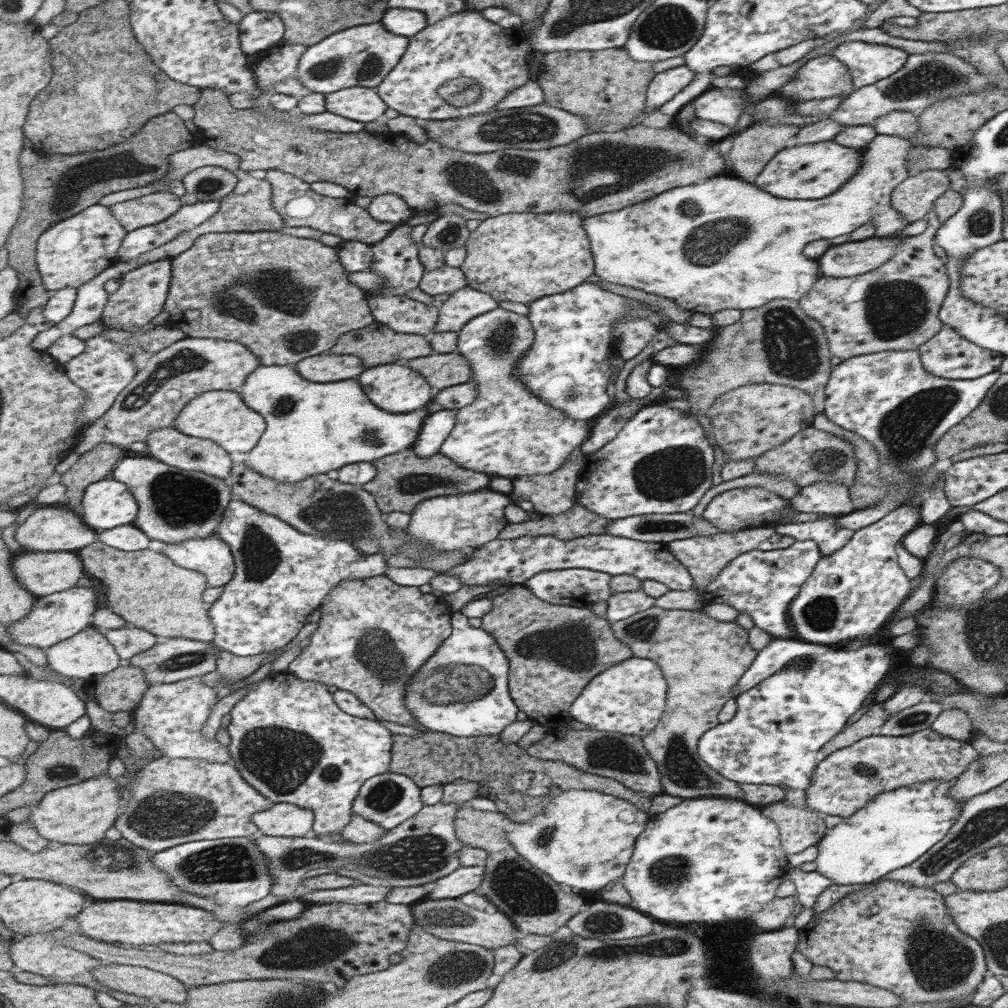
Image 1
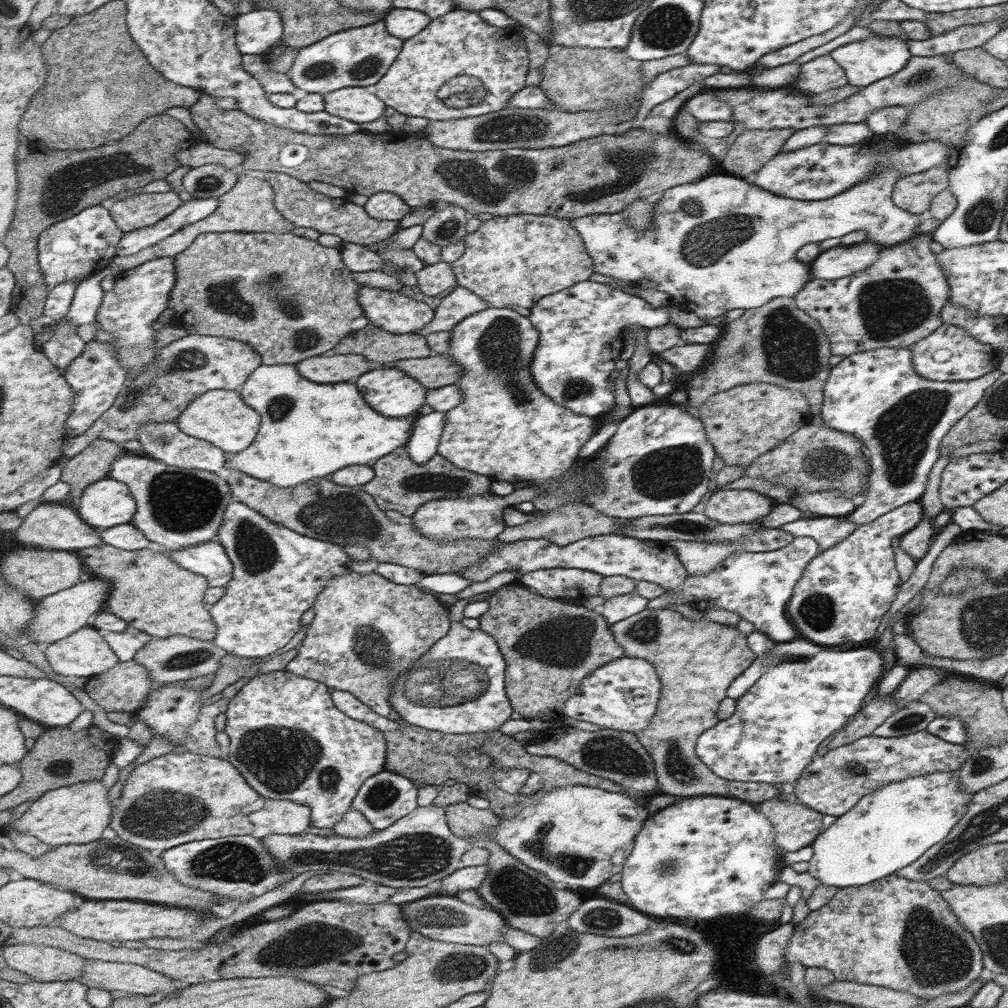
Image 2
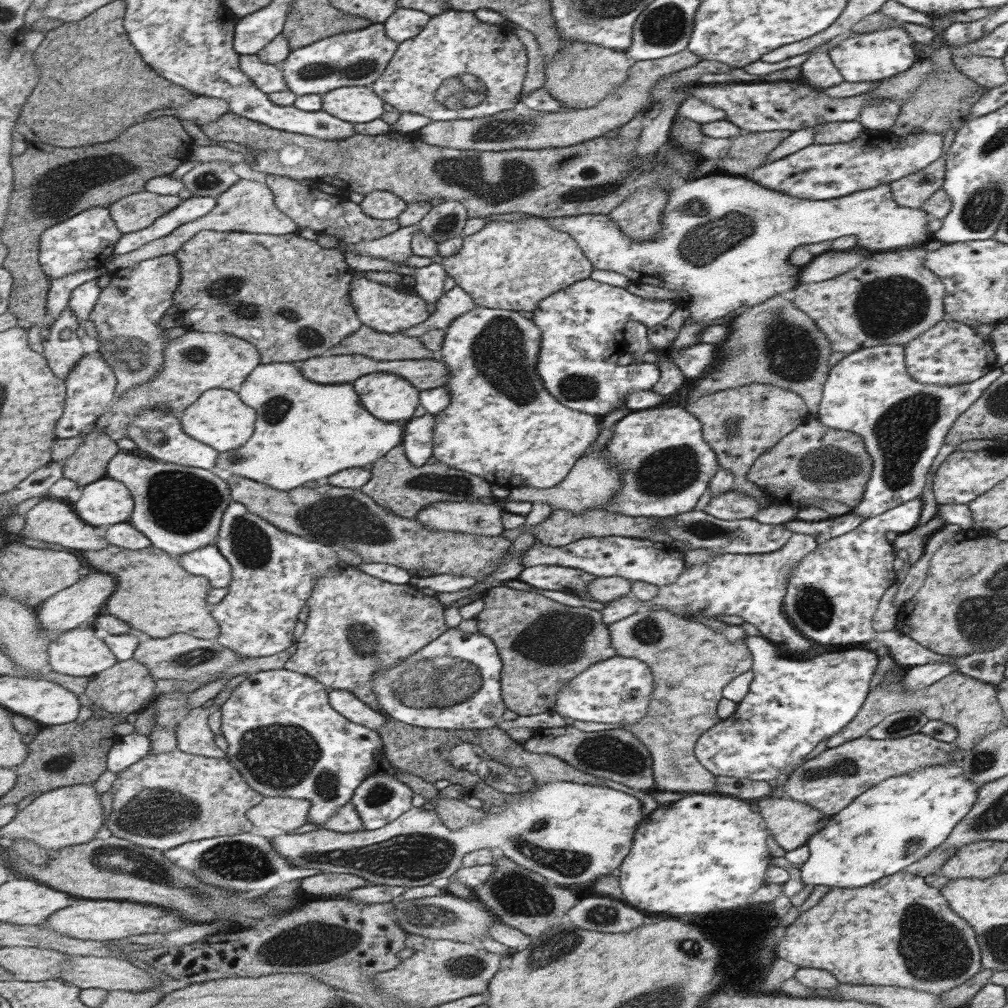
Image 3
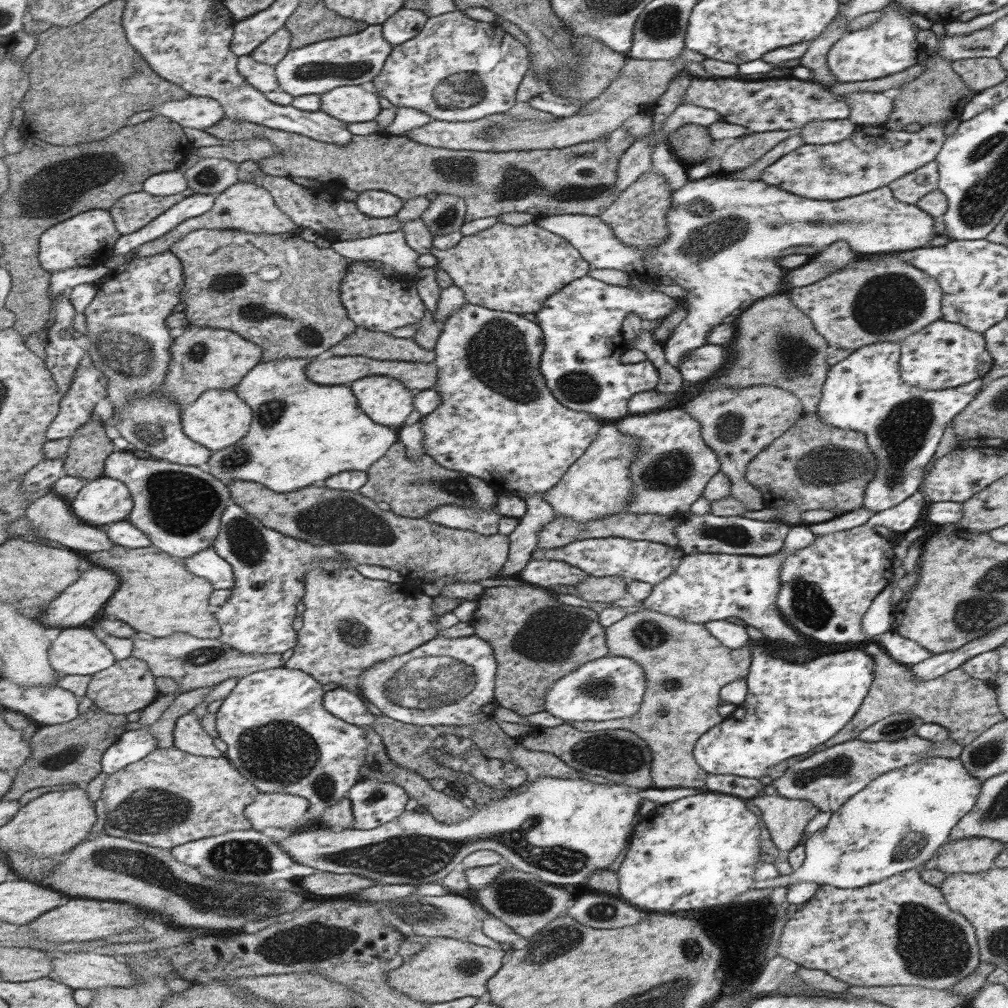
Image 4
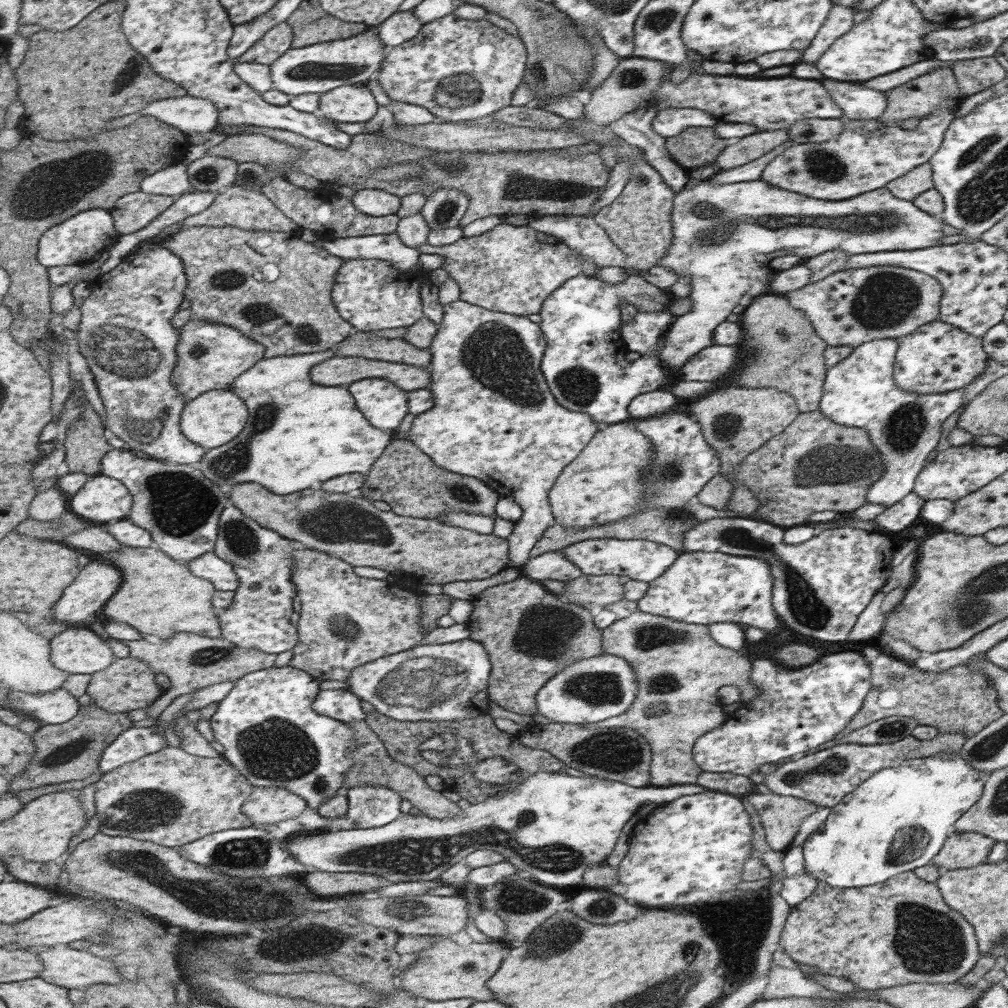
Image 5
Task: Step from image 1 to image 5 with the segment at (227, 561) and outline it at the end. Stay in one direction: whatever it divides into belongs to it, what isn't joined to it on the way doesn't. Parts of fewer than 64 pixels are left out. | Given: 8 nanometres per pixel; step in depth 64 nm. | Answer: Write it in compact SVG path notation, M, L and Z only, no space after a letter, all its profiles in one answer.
M214 551L192 561L188 566L195 570L195 574L210 581L216 591L236 592L240 588L239 576L233 564L221 559Z

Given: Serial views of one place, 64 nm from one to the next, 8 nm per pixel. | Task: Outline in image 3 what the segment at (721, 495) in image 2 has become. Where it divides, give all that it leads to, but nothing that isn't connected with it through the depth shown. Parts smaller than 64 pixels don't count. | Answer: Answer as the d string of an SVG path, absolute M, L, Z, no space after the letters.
M732 490L710 497L705 503L703 509L705 514L723 520L751 519L758 510L762 509L755 498Z

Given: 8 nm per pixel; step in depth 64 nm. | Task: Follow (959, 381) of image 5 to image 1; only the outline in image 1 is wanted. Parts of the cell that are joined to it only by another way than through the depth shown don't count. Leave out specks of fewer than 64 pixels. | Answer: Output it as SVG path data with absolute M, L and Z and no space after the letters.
M951 327L943 328L935 333L928 341L916 348L918 360L923 366L923 370L931 376L937 378L947 378L947 380L971 380L979 378L990 372L997 371L999 364L1004 358L1003 355L994 352L991 349L981 348L967 339L959 336L957 331Z

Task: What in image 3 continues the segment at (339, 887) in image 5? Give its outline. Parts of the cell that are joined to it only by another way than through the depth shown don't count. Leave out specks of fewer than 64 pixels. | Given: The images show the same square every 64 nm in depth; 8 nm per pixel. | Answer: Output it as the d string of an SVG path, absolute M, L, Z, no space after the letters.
M319 873L315 876L302 879L301 888L313 895L340 896L355 888L367 886L367 879L359 878L353 874L343 873Z

